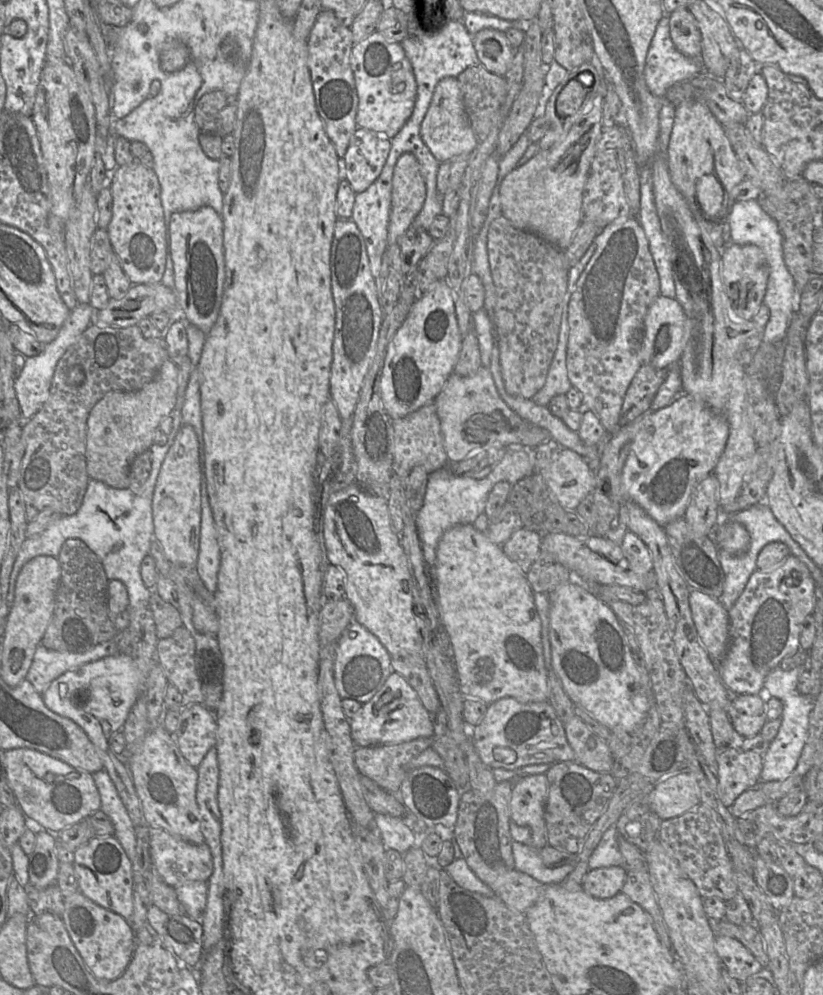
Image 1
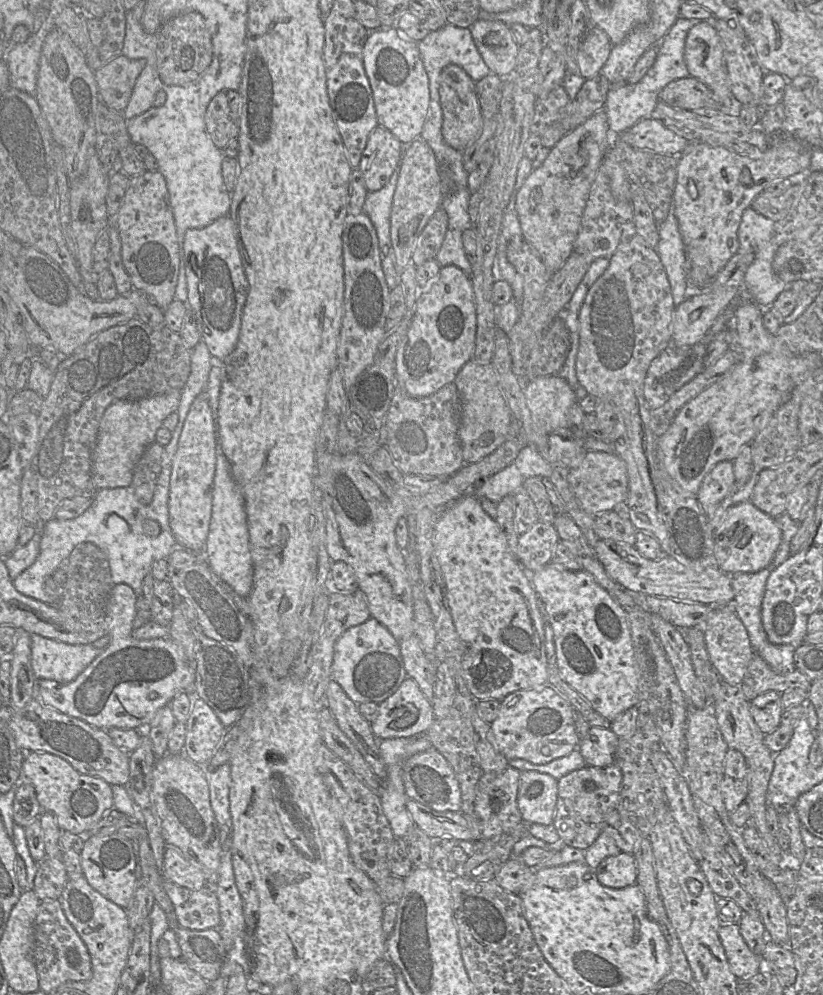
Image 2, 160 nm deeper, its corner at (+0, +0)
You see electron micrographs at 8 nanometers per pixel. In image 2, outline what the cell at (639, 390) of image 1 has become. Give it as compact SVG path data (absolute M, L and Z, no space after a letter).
M701 342L685 347L670 345L651 362L644 380L644 397L651 410L669 398L704 369L707 346Z

